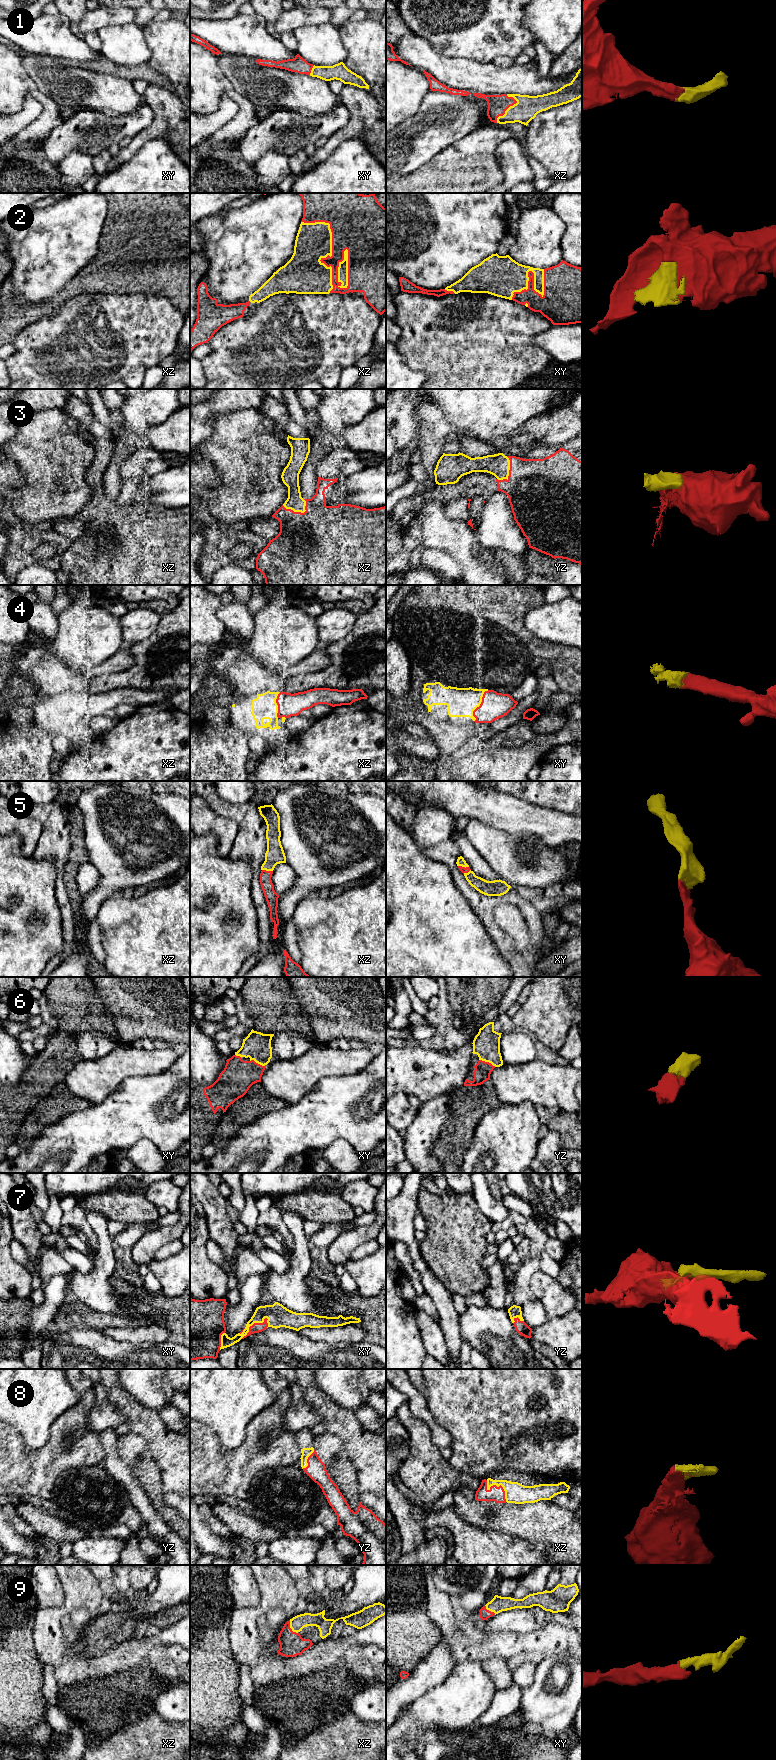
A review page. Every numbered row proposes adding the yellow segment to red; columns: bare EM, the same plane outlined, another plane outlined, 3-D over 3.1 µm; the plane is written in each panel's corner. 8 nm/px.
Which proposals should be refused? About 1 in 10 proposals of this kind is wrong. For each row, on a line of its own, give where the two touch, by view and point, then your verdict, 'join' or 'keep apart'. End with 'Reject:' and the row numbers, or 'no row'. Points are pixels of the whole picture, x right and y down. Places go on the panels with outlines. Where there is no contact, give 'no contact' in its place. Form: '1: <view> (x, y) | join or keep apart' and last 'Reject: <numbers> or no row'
1: xz (507, 108) | join
2: xz (332, 249) | join
3: xz (293, 511) | join
4: xy (480, 705) | join
5: xz (267, 871) | join
6: yz (487, 1062) | join
7: xy (254, 1323) | join
8: xz (499, 1486) | join
9: xz (290, 1628) | join
Reject: no row

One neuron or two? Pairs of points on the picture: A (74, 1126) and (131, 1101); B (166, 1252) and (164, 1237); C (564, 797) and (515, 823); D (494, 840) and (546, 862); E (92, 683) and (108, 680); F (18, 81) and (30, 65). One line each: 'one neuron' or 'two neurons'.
A: one neuron
B: two neurons
C: two neurons
D: one neuron
E: one neuron
F: two neurons

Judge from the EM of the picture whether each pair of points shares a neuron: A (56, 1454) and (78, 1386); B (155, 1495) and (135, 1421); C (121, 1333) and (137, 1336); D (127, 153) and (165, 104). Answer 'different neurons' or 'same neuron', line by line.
A: same neuron
B: different neurons
C: same neuron
D: same neuron

